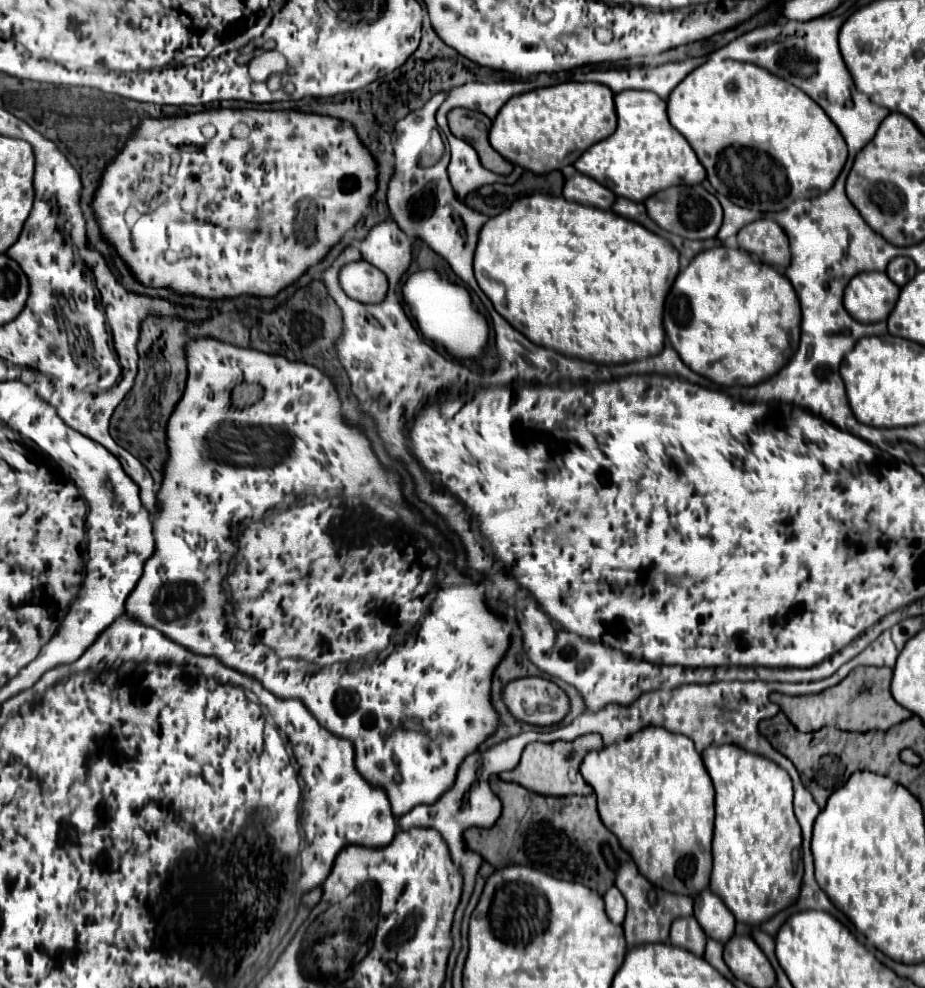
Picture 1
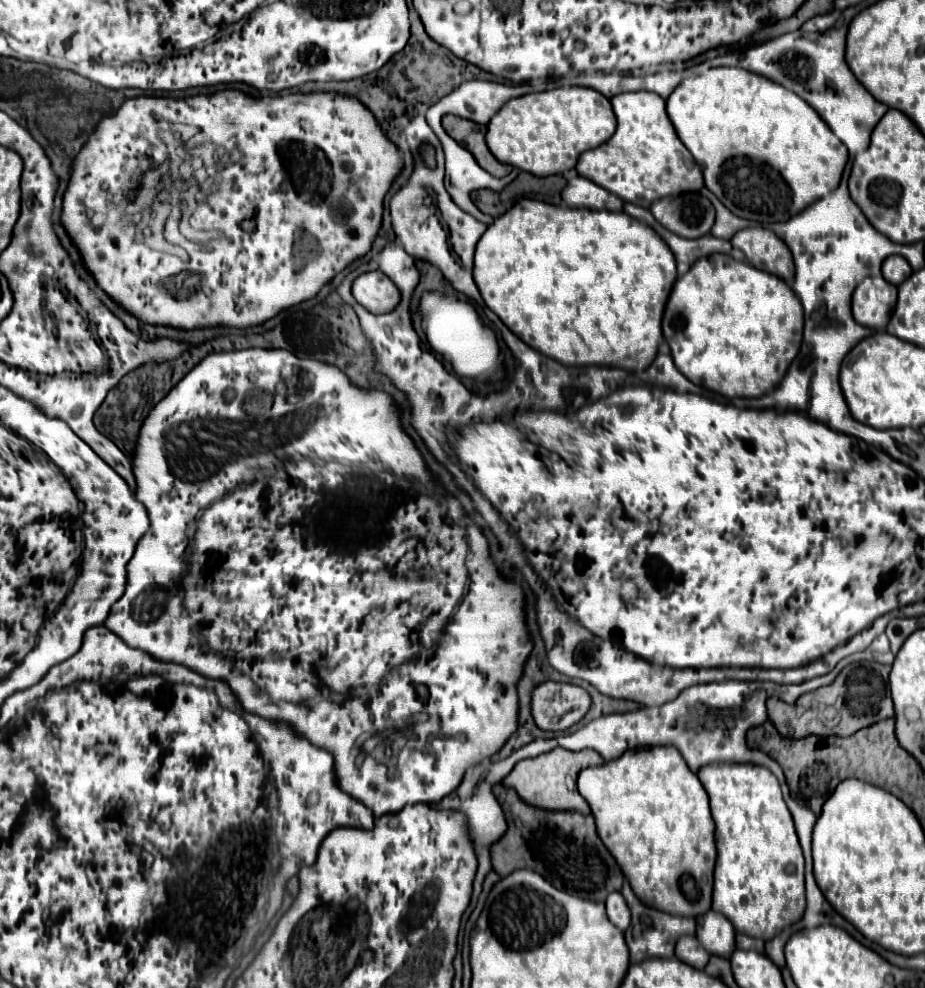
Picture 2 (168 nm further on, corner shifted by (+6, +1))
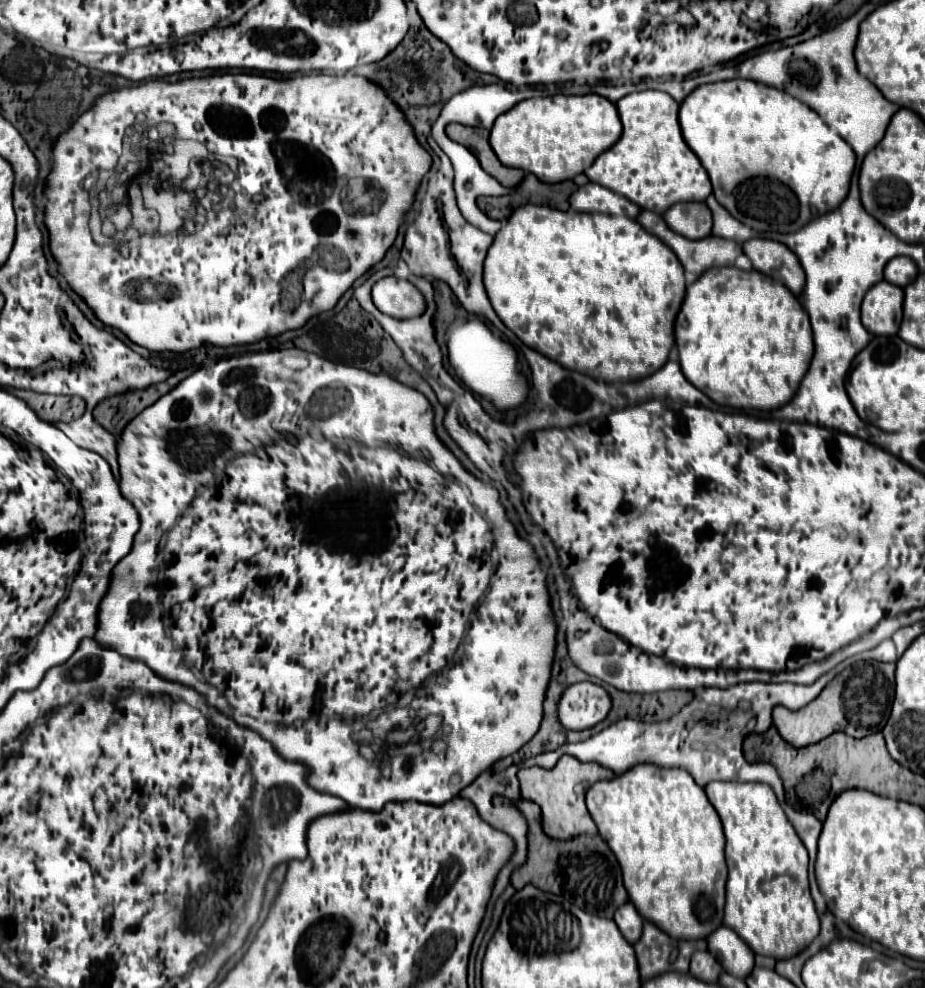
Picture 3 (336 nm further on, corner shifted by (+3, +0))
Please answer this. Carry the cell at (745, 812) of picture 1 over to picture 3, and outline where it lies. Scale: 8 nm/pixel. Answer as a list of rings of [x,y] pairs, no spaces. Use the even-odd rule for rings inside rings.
[[[713,780],[705,786],[705,792],[723,822],[727,838],[725,858],[729,866],[729,876],[727,876],[727,902],[723,924],[735,930],[757,954],[773,956],[775,960],[795,956],[819,934],[819,918],[809,894],[809,880],[807,880],[809,860],[801,838],[795,834],[795,828],[787,820],[771,786],[763,782],[743,784],[743,782]]]

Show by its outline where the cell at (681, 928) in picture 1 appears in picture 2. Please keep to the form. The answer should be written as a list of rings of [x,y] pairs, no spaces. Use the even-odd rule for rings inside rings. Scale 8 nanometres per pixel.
[[[682,937],[676,945],[676,957],[682,963],[692,965],[694,969],[704,969],[710,959],[710,953],[696,941],[696,937]]]

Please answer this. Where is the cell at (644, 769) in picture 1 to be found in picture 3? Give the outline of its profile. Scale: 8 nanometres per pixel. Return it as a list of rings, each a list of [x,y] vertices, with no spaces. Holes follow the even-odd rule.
[[[635,764],[631,770],[607,780],[599,780],[595,782],[589,790],[587,790],[587,808],[591,818],[597,824],[597,830],[601,834],[601,838],[609,844],[609,848],[613,850],[621,872],[623,872],[623,884],[629,892],[629,900],[635,904],[635,908],[639,910],[639,914],[643,918],[647,918],[649,922],[657,922],[669,936],[673,938],[707,938],[713,930],[719,928],[719,924],[723,924],[723,906],[725,906],[725,882],[727,882],[727,866],[725,866],[725,856],[723,856],[723,846],[725,846],[725,836],[723,836],[723,828],[721,828],[721,820],[715,812],[715,808],[711,806],[711,802],[705,796],[705,790],[701,786],[695,784],[695,780],[691,778],[691,774],[687,774],[687,770],[683,768],[661,768],[657,764]]]

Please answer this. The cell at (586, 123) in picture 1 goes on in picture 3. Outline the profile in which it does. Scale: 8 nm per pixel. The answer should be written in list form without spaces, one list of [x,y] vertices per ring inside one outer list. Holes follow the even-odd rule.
[[[597,94],[539,96],[515,104],[491,128],[491,148],[511,168],[533,172],[541,182],[571,180],[621,136],[621,120],[613,102]]]

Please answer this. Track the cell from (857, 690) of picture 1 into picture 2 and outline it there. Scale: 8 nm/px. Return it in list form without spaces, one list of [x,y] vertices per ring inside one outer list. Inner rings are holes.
[[[874,661],[852,663],[838,673],[832,685],[802,695],[794,705],[788,705],[776,697],[768,699],[766,703],[768,719],[774,723],[774,727],[782,737],[790,737],[790,739],[804,739],[808,735],[848,737],[858,729],[894,717],[888,673],[890,673],[890,665],[880,665]]]

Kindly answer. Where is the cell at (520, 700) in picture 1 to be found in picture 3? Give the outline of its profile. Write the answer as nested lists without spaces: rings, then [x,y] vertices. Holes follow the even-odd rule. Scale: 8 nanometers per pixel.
[[[593,682],[571,684],[557,702],[557,718],[567,730],[585,730],[601,722],[611,708],[609,694]]]

